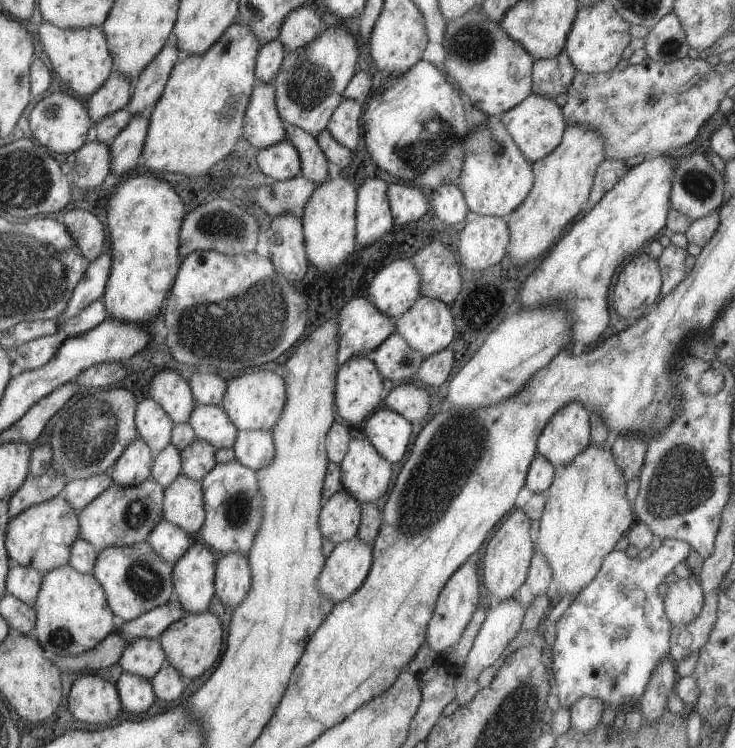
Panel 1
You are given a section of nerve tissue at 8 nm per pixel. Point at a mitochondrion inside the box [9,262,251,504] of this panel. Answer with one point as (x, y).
(87, 435)

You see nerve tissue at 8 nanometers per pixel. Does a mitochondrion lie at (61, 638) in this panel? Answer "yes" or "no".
yes

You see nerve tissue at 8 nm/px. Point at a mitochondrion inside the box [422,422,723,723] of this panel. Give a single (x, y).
(679, 486)

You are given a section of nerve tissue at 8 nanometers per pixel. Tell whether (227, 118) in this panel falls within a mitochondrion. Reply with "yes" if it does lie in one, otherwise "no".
yes

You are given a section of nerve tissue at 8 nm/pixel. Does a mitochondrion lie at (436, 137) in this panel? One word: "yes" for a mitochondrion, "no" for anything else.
yes

